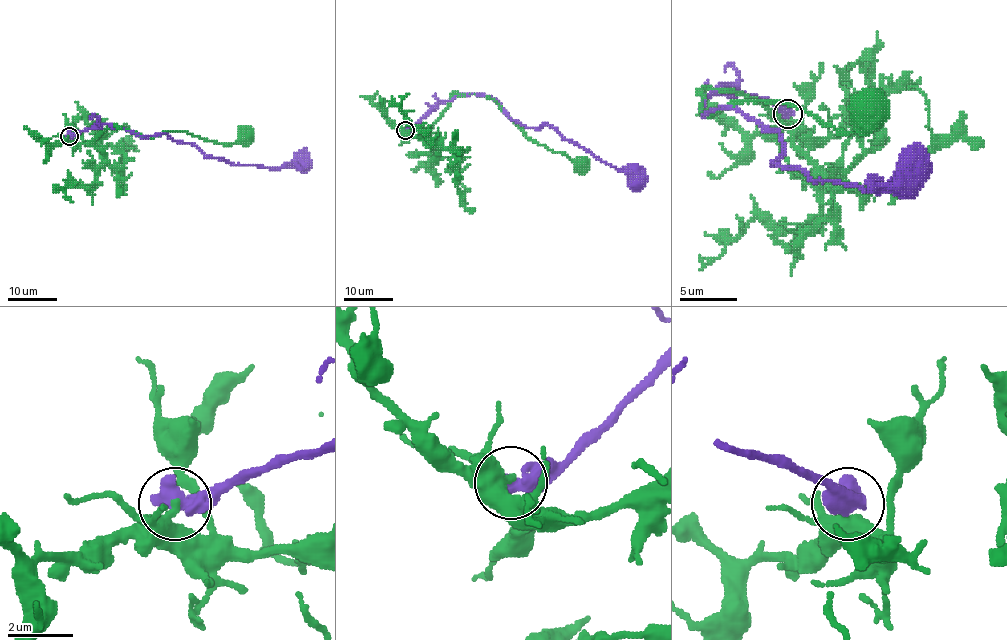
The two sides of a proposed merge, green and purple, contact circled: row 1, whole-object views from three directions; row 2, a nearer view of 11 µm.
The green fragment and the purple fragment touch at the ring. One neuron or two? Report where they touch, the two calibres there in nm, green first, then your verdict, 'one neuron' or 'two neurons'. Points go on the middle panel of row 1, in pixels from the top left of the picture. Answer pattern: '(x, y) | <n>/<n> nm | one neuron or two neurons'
(405, 130) | 440/700 nm | two neurons

